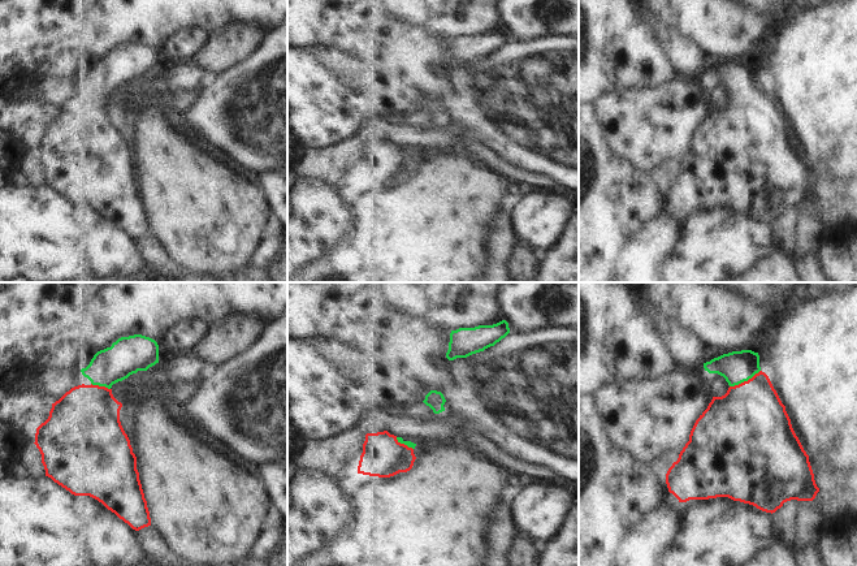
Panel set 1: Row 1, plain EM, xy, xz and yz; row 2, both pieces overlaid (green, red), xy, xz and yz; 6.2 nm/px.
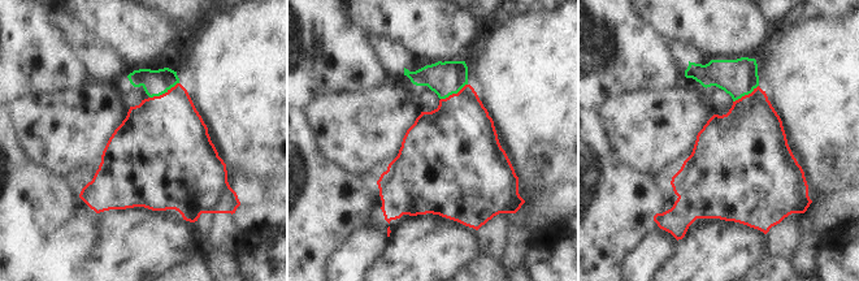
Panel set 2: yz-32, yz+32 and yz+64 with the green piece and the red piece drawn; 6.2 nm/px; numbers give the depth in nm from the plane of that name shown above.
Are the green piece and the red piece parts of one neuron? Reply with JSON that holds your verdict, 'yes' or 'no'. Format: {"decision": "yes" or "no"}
{"decision": "yes"}

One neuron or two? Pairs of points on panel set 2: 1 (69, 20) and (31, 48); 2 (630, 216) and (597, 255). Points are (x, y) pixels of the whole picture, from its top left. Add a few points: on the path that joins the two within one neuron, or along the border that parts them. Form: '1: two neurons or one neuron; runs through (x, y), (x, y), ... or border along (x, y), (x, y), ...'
1: two neurons; border along (50, 14), (60, 18), (69, 26)
2: one neuron; runs through (621, 225), (601, 246)

